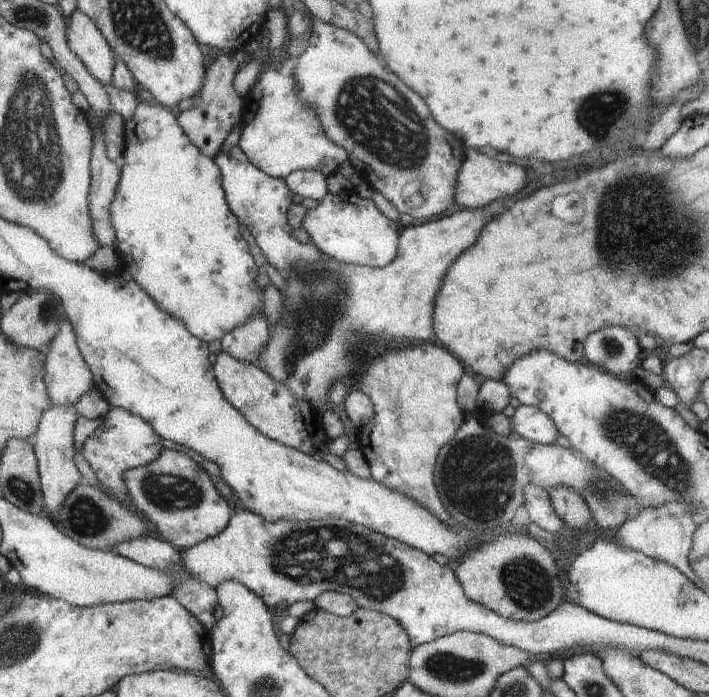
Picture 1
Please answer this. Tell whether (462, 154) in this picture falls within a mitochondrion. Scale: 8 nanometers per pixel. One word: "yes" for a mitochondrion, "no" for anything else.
no

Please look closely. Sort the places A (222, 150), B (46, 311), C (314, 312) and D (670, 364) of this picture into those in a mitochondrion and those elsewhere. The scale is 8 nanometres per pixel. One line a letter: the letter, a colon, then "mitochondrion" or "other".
A: other
B: mitochondrion
C: mitochondrion
D: other

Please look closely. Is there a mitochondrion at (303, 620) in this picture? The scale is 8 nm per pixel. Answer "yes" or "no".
no

